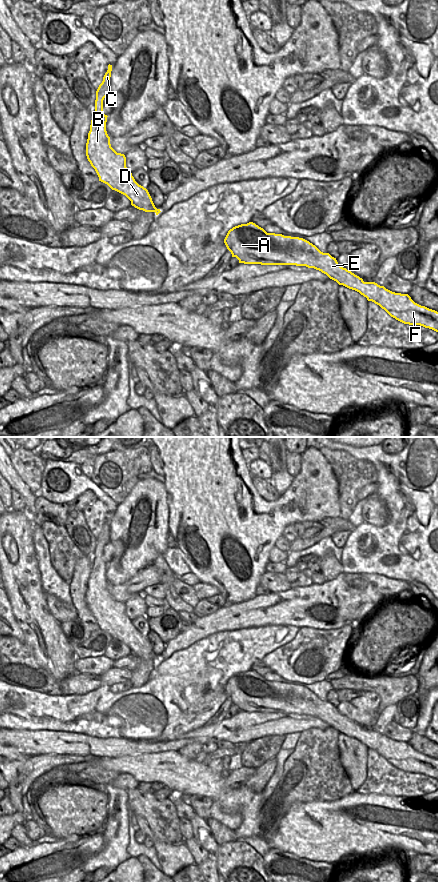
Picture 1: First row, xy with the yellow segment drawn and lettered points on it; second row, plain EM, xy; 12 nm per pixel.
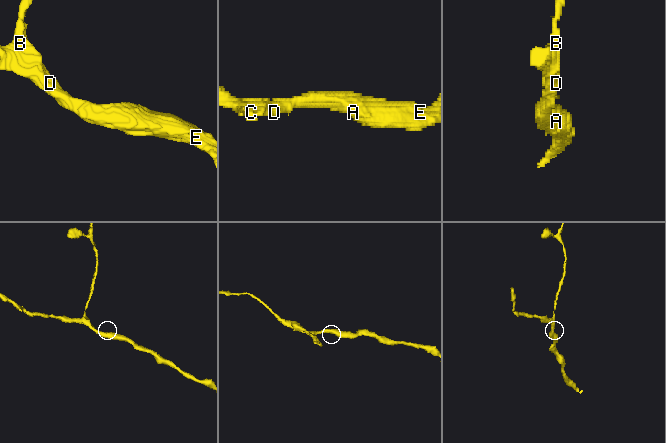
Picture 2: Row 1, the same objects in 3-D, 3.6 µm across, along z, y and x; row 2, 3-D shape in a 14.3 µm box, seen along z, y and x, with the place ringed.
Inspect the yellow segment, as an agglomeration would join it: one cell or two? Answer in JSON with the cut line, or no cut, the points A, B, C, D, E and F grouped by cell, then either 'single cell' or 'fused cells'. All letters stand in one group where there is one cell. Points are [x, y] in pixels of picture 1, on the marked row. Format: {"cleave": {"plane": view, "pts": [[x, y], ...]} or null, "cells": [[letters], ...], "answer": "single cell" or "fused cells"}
{"cleave": null, "cells": [["A", "B", "C", "D", "E", "F"]], "answer": "single cell"}

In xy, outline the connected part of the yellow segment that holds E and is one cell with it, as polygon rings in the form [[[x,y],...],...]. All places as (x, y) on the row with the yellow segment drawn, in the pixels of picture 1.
[[[249,222],[230,229],[224,243],[239,263],[314,268],[339,285],[359,292],[396,320],[438,332],[437,311],[415,303],[408,294],[392,292],[375,282],[364,282],[359,276],[341,267],[336,258],[321,252],[303,238],[267,233]]]

